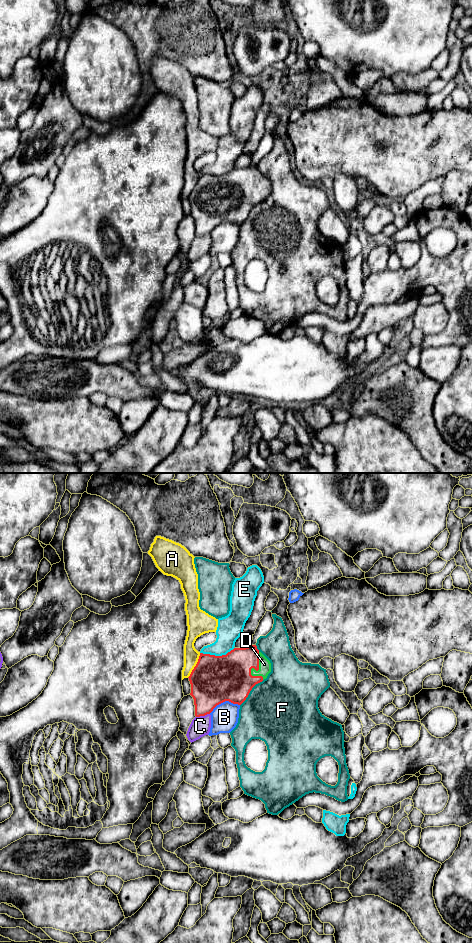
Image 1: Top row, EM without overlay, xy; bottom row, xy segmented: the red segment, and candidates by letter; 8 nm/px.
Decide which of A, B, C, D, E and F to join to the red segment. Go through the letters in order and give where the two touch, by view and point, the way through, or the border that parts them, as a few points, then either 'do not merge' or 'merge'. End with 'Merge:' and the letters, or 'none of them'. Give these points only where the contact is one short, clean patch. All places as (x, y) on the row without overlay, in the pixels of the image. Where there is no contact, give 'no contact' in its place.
A: xy (196, 185) | do not merge
B: xy (224, 221) | do not merge
C: xy (202, 235) | do not merge
D: xy (254, 188) | across xy (228, 197), (242, 188), (254, 188), (264, 184) | merge
E: xy (217, 176) | do not merge
F: xy (250, 210) | do not merge
Merge: D

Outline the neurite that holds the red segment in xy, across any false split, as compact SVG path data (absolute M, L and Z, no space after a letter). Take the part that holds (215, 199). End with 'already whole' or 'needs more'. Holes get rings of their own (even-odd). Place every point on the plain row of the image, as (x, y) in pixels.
M256 165L234 168L222 176L200 173L198 182L188 197L191 204L190 215L194 219L195 236L210 234L217 225L225 221L241 225L252 208L266 199L270 192L270 181Z | needs more

